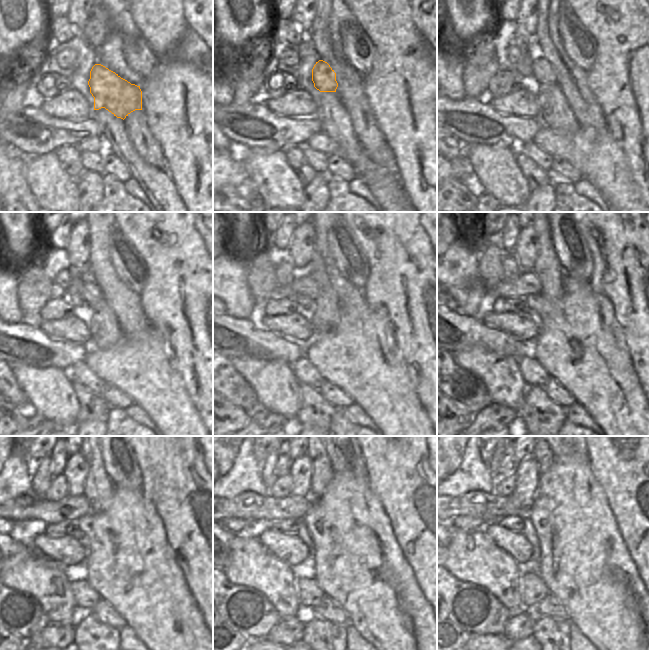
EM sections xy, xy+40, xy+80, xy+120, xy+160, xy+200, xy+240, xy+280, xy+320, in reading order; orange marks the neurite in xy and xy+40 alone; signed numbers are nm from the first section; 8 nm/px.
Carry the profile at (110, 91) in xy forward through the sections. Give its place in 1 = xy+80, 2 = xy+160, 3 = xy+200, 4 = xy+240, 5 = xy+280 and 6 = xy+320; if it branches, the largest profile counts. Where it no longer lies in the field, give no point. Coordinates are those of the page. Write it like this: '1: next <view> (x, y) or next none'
1: next xy+80 (543, 73)
2: next xy+160 (304, 285)
3: next xy+200 (527, 283)
4: next xy+240 (24, 507)
5: next xy+280 (251, 506)
6: next xy+320 (488, 506)

